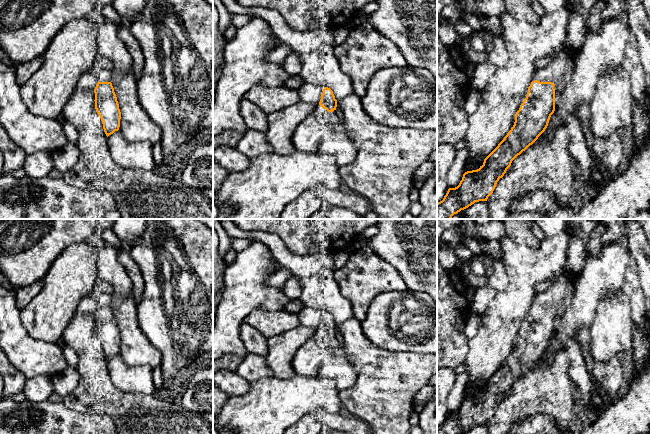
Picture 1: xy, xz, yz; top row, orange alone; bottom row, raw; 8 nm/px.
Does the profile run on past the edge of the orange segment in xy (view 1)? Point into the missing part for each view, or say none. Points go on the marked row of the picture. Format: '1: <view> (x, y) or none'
1: xy (104, 75)

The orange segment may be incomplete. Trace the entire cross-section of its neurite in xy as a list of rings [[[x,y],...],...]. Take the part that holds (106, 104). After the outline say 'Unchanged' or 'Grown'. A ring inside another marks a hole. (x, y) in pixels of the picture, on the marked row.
[[[101,70],[96,74],[96,78],[95,109],[101,118],[104,132],[108,137],[119,130],[121,112],[111,83],[111,70]]]. Grown

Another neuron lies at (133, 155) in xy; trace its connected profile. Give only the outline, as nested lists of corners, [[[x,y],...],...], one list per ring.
[[[118,130],[107,137],[107,143],[111,157],[117,165],[144,171],[152,171],[155,168],[153,145],[150,142],[129,142]]]

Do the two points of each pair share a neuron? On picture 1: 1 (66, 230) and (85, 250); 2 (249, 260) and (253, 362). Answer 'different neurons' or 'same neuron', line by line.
1: different neurons
2: different neurons

